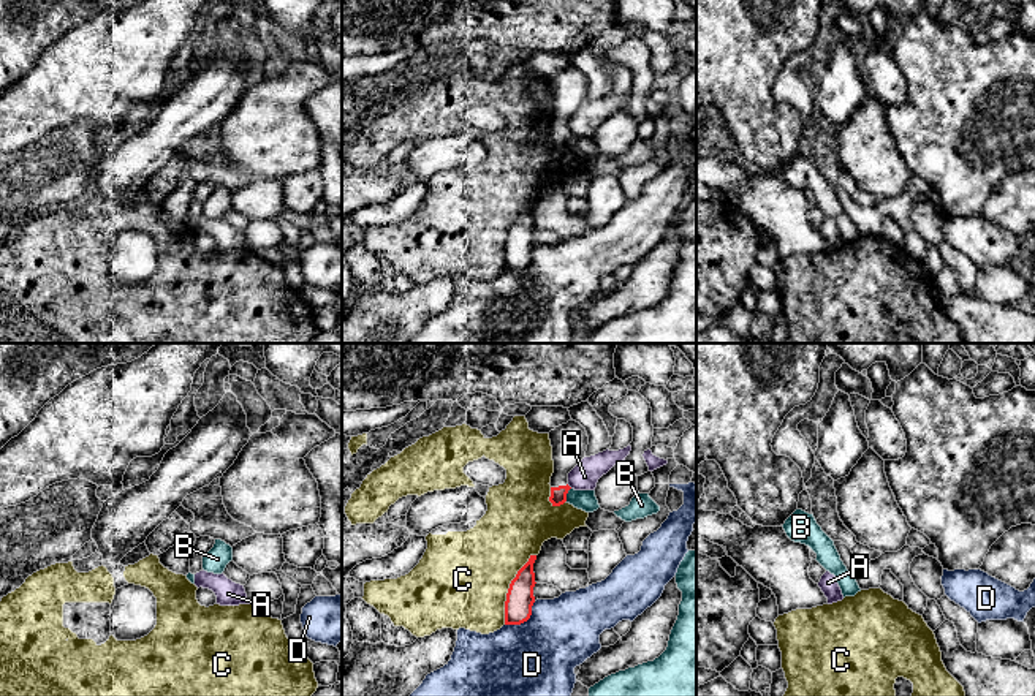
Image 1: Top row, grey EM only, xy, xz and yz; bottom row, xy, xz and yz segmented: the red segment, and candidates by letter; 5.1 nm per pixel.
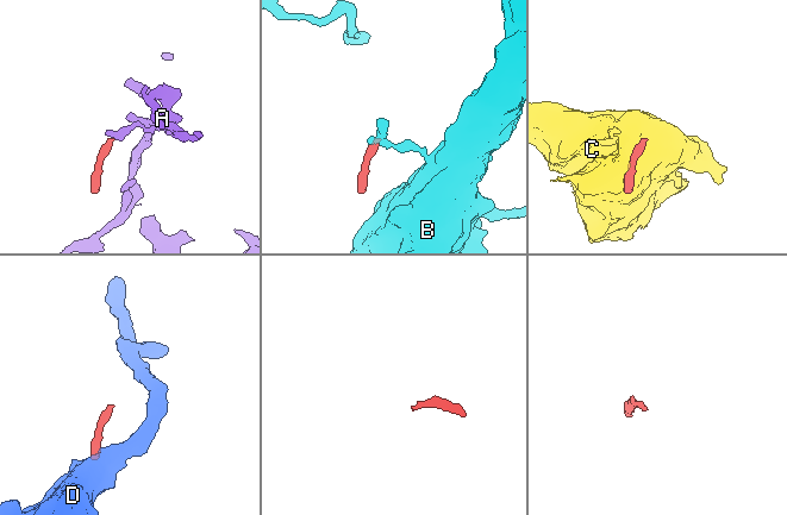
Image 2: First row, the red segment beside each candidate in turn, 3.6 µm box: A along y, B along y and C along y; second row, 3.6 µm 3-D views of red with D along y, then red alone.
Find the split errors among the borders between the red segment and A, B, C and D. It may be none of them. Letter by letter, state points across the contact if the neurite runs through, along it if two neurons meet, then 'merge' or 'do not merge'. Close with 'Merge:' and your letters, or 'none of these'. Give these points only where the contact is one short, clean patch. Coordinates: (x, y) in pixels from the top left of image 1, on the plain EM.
A: along xz (567, 130), (572, 133) | do not merge
B: along xz (570, 133), (565, 146) | do not merge
C: do not merge
D: along xz (535, 247), (526, 266), (505, 271) | do not merge
Merge: none of these

